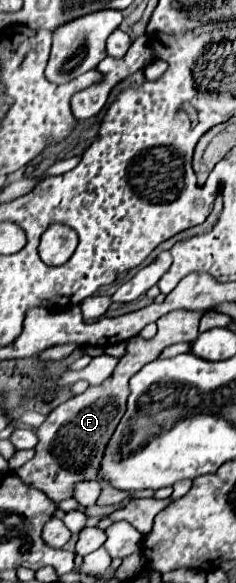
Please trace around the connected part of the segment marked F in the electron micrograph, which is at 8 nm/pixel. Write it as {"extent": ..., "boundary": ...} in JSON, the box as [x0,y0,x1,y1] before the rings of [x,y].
{"extent":[16,311,202,503],"boundary":[[[174,311],[164,315],[158,321],[158,333],[152,339],[132,337],[126,341],[126,353],[116,365],[110,379],[106,379],[98,387],[88,387],[84,393],[74,395],[66,403],[52,409],[46,417],[46,421],[36,429],[38,445],[36,455],[28,463],[24,463],[16,473],[36,489],[44,491],[50,499],[56,503],[66,501],[74,497],[74,487],[82,481],[102,481],[100,479],[100,463],[104,449],[120,423],[124,411],[126,411],[126,399],[128,399],[128,381],[130,377],[142,369],[142,365],[150,363],[160,355],[164,347],[170,347],[174,343],[190,343],[198,337],[198,317],[202,313],[194,311]]]}

